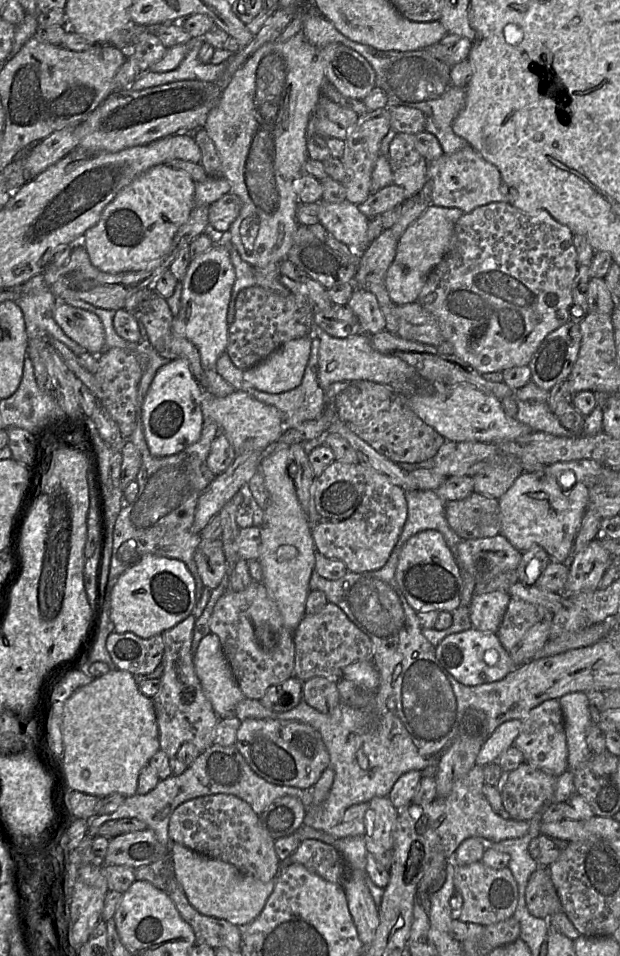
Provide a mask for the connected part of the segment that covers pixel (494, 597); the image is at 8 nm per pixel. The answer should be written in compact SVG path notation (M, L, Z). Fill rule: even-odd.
M493 591L475 595L469 606L473 628L496 633L510 599L511 596L505 591Z

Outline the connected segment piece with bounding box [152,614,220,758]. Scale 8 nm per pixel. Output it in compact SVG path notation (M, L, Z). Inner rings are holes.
M190 614L182 622L161 634L164 653L161 664L161 686L152 698L159 729L160 749L169 758L176 757L182 744L193 743L202 753L214 745L216 728L220 717L207 699L195 672L191 651L196 618Z

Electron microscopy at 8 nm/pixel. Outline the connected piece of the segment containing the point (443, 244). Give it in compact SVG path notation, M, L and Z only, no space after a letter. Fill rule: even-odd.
M430 205L414 220L398 240L396 256L385 276L385 286L397 305L417 302L432 269L450 251L454 242L454 226L464 212L456 207Z

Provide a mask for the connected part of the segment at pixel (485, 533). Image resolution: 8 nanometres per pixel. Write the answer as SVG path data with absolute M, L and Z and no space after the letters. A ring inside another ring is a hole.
M475 491L464 499L447 501L445 516L461 539L493 537L501 531L498 499Z

